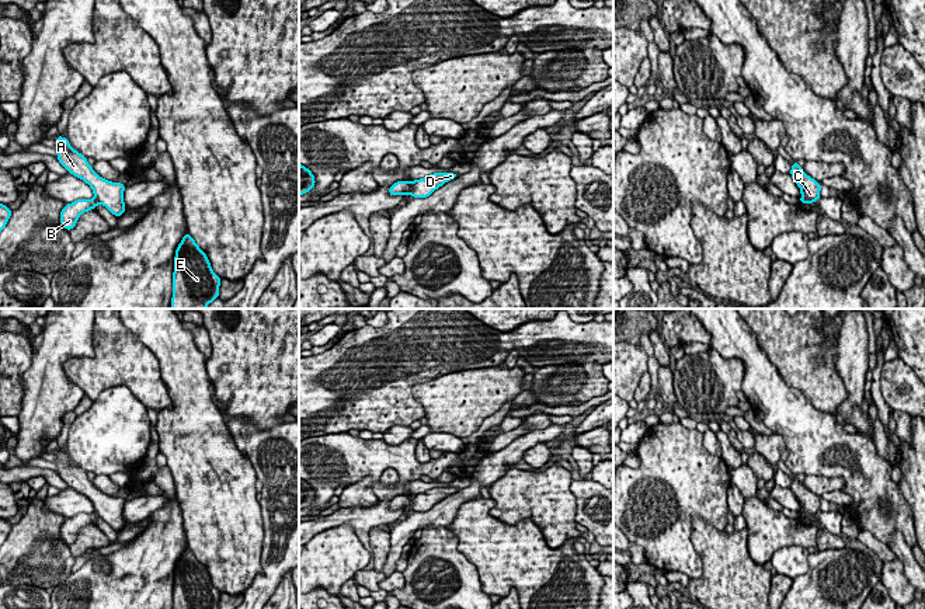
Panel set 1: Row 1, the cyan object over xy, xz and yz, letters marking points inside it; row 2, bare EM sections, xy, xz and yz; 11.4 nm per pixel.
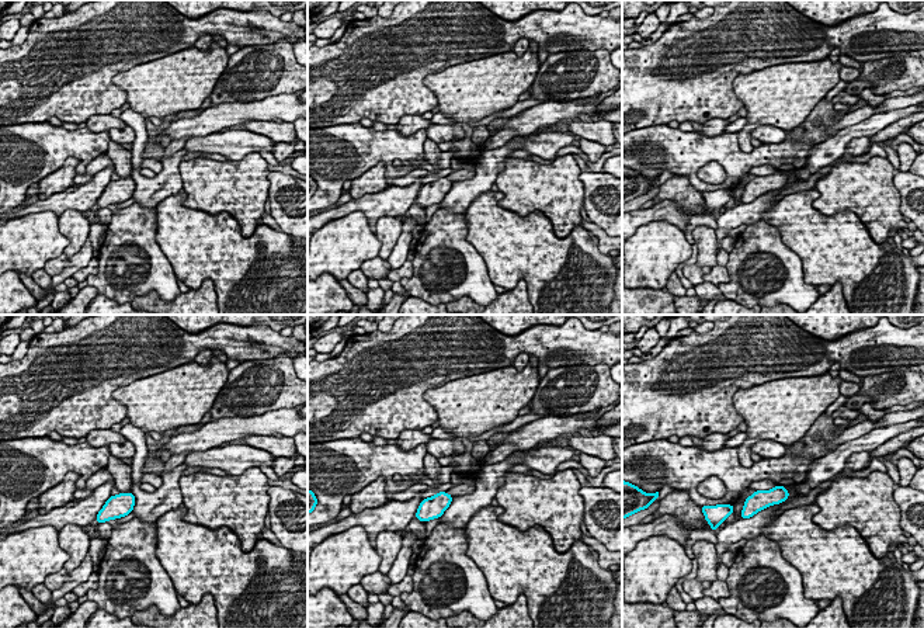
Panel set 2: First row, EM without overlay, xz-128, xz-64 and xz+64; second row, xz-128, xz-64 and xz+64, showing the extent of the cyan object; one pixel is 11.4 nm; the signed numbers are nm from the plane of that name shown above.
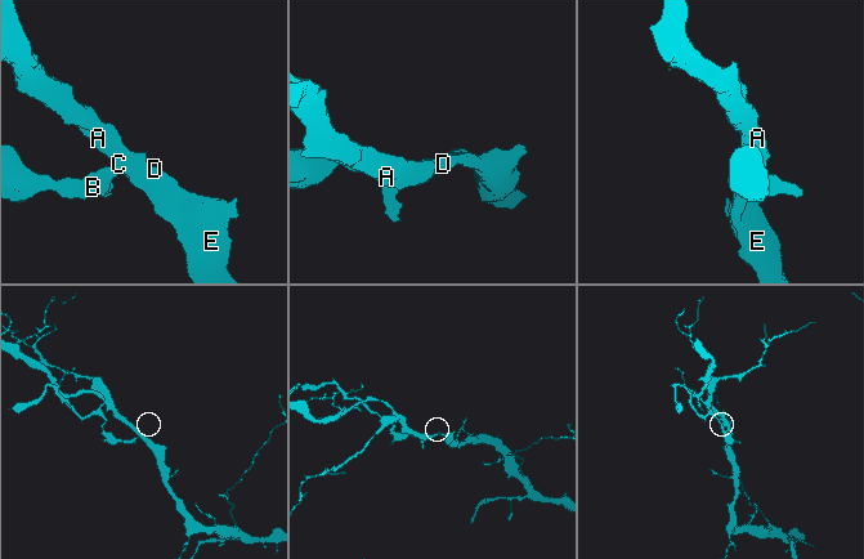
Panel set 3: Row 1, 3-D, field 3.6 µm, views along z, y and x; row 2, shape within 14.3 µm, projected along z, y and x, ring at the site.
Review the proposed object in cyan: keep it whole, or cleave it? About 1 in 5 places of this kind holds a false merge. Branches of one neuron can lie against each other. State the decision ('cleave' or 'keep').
cleave

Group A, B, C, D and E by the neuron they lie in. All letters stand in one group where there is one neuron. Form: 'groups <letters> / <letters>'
groups A C D E / B

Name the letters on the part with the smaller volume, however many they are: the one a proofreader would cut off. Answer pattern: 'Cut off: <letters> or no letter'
Cut off: B

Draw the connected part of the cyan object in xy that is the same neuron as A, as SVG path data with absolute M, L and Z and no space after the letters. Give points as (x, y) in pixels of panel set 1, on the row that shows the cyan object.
M58 136L55 142L55 150L58 153L56 159L67 173L88 184L97 202L104 205L114 216L118 218L124 215L126 210L124 203L125 184L101 178L87 163L87 157L74 150L66 138Z

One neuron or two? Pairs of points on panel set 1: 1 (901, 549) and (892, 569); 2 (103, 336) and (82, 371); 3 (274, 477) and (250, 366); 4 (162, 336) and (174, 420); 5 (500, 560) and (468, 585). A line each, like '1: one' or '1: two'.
1: two
2: one
3: two
4: one
5: two

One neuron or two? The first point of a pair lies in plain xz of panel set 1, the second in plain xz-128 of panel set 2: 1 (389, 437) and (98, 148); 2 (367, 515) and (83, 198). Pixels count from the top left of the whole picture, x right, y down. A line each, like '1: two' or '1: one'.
1: two
2: one

